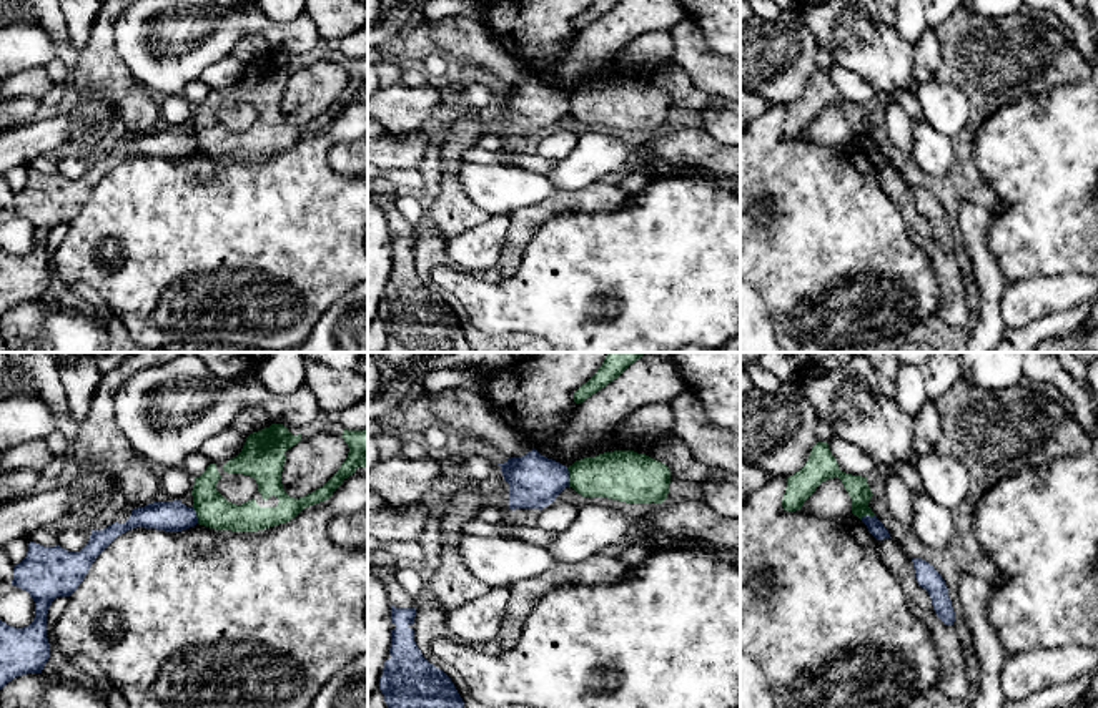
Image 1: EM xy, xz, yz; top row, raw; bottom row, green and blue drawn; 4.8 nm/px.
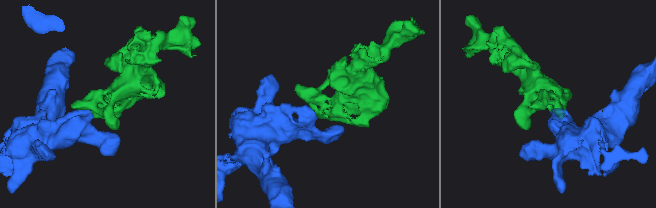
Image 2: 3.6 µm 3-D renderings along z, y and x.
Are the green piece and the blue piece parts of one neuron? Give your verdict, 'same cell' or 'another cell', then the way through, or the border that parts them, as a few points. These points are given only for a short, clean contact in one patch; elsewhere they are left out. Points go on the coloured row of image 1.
another cell; border along xz (566, 467), (569, 486)

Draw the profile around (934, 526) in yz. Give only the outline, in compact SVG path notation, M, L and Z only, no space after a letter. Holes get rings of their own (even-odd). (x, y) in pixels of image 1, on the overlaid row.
M925 492L912 494L913 532L930 548L948 548L953 535L952 510L933 502Z

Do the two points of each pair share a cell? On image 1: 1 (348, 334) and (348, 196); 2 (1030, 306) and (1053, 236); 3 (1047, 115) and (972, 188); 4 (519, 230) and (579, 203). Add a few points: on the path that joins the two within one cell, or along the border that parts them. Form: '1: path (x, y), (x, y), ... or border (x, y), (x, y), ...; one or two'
1: border (350, 288), (320, 318); two
2: border (1078, 273), (1040, 275), (1007, 283); two
3: border (974, 138), (974, 163), (1002, 203), (995, 213); two
4: path (534, 216), (558, 203), (564, 203); one

